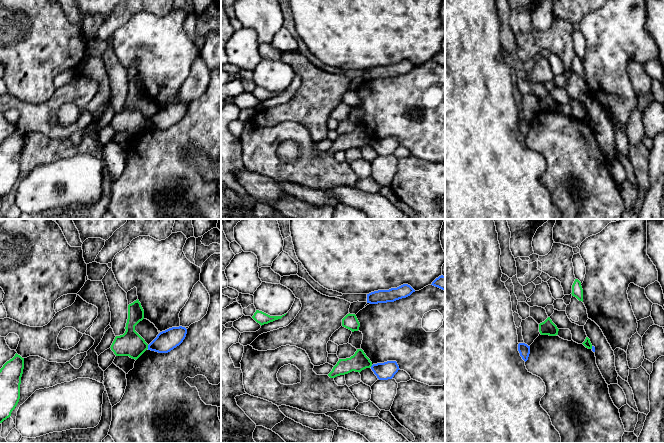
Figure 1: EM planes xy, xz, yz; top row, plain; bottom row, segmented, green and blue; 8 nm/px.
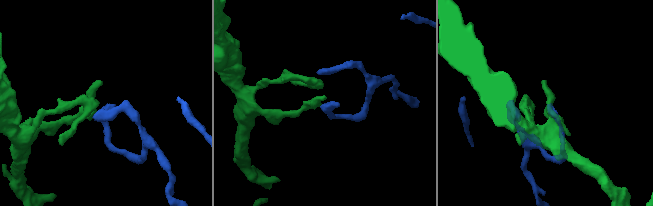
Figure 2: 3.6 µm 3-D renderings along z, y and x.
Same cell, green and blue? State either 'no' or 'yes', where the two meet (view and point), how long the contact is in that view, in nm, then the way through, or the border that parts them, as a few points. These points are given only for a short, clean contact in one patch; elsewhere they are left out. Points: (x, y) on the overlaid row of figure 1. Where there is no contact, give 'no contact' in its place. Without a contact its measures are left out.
no | xy (147, 347) | 30 nm | along xy (147, 345), (148, 348)

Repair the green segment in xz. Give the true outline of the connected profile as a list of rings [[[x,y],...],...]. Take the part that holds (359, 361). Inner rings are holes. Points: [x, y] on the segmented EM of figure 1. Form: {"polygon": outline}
{"polygon": [[[357,349],[355,354],[350,358],[339,359],[332,371],[328,374],[330,378],[335,378],[340,375],[348,374],[352,371],[361,372],[366,368],[370,368],[372,362],[366,356],[362,349]]]}

